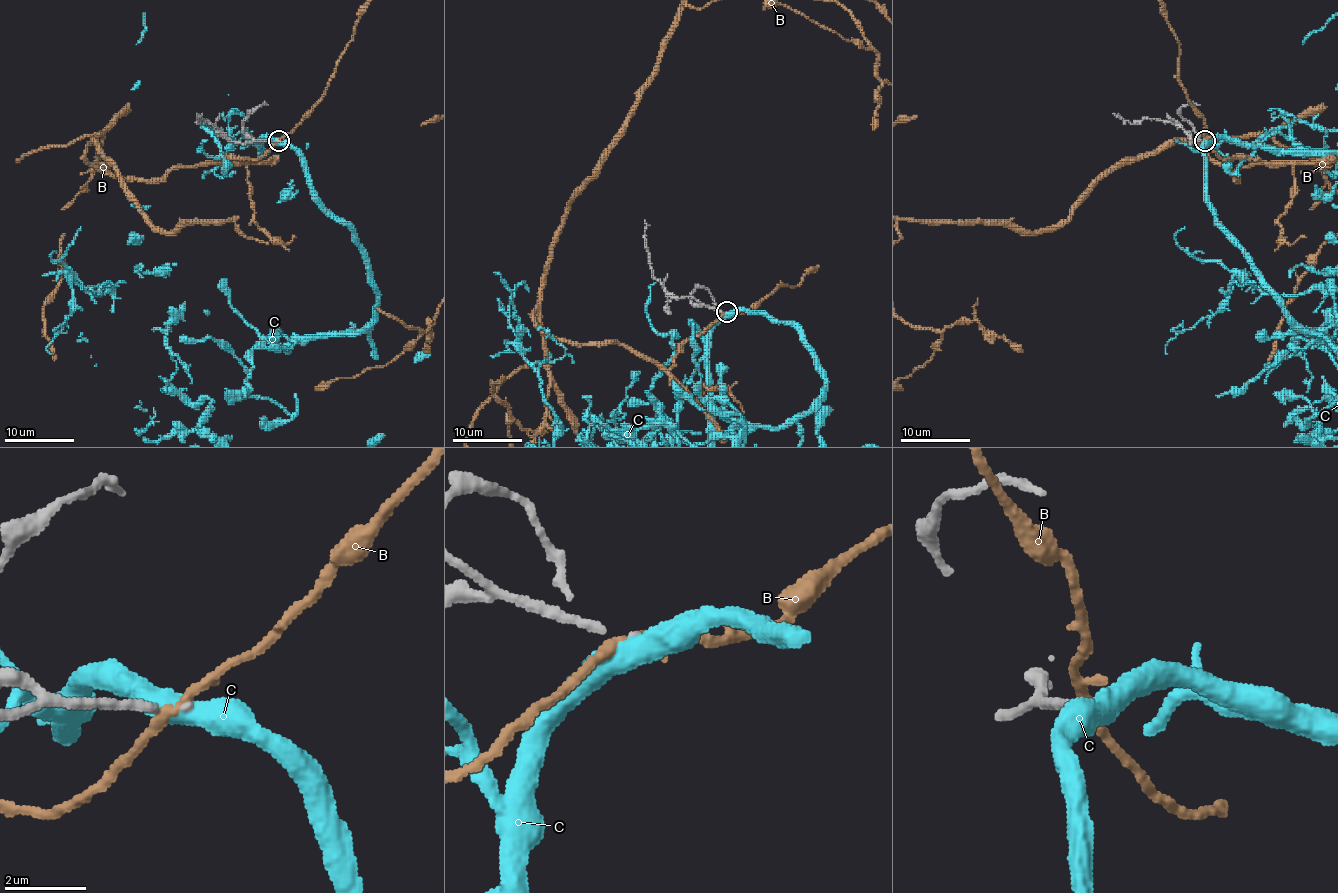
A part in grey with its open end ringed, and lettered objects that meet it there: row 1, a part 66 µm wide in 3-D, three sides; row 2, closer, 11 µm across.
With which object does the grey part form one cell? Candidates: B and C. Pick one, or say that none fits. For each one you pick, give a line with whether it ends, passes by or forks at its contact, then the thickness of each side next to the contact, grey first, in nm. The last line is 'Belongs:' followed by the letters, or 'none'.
Belongs: none

